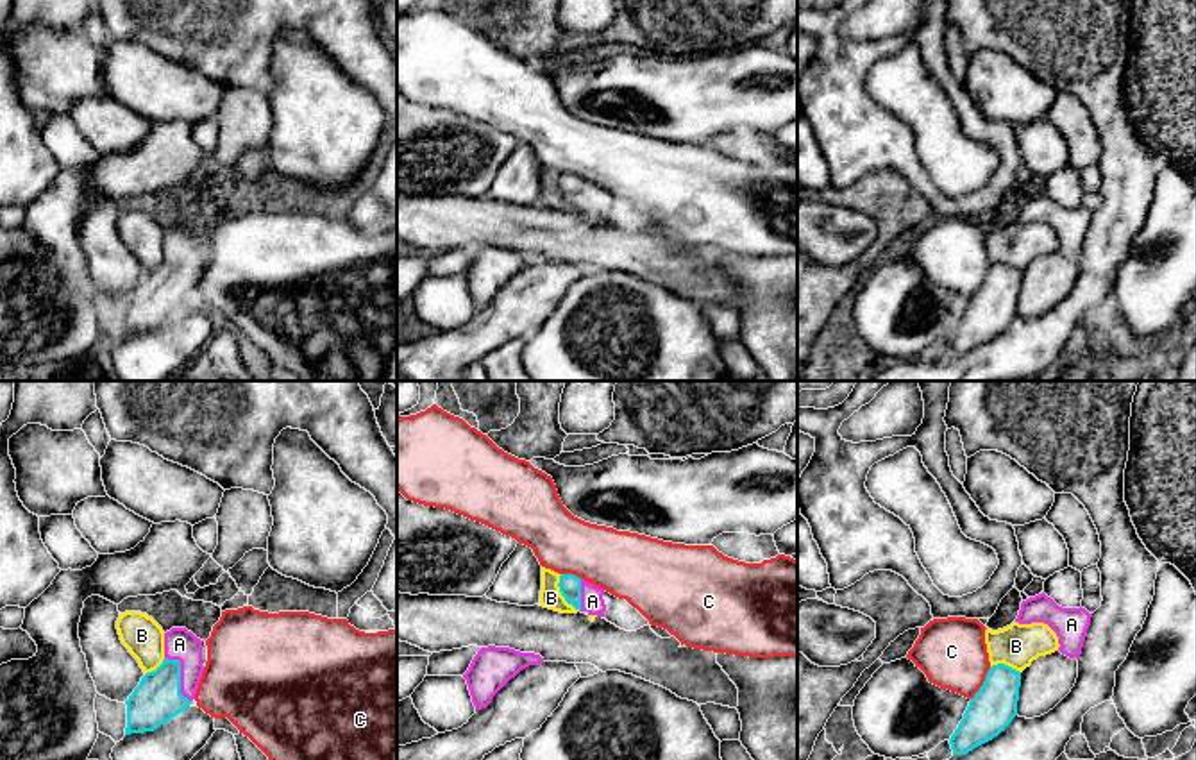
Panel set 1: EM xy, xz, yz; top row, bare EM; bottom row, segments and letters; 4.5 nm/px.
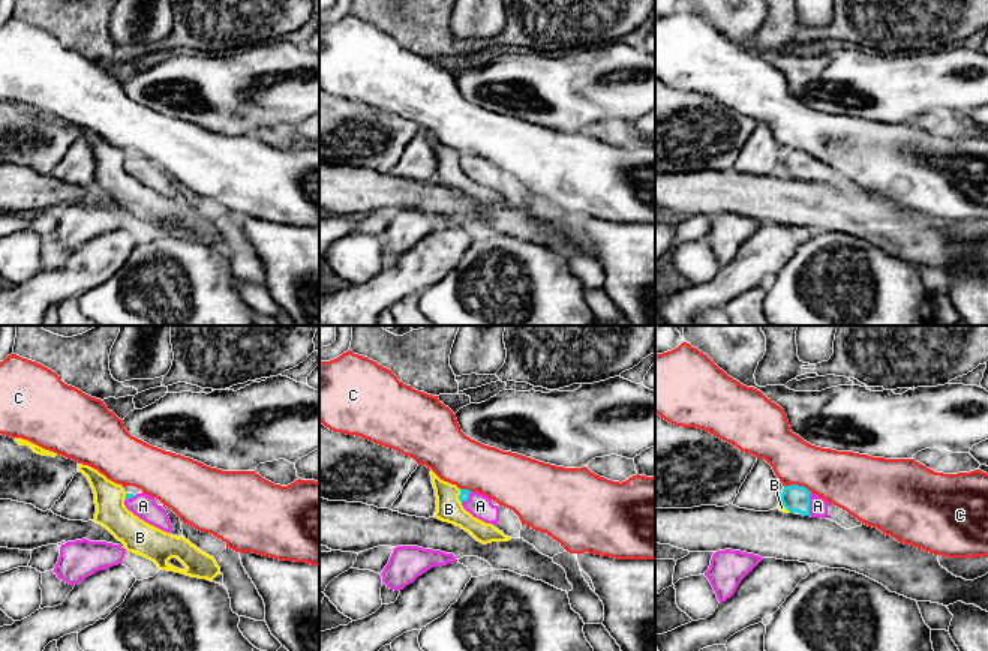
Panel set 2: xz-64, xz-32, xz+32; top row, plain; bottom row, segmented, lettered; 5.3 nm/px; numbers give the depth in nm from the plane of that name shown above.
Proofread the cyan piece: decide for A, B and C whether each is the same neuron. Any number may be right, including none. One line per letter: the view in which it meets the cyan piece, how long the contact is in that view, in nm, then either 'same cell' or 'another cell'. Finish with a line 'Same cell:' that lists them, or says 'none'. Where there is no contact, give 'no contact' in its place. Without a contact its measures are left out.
A: meets cyan in xy; contact 240 nm long; same cell
B: meets cyan in xz; contact 190 nm long; another cell
C: meets cyan in yz; contact 180 nm long; another cell
Same cell: A

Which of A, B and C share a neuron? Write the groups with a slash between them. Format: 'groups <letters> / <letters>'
groups A / B / C

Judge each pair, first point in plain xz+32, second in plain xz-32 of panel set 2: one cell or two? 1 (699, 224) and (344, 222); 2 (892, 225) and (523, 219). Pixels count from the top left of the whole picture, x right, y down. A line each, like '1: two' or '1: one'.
1: two
2: one

